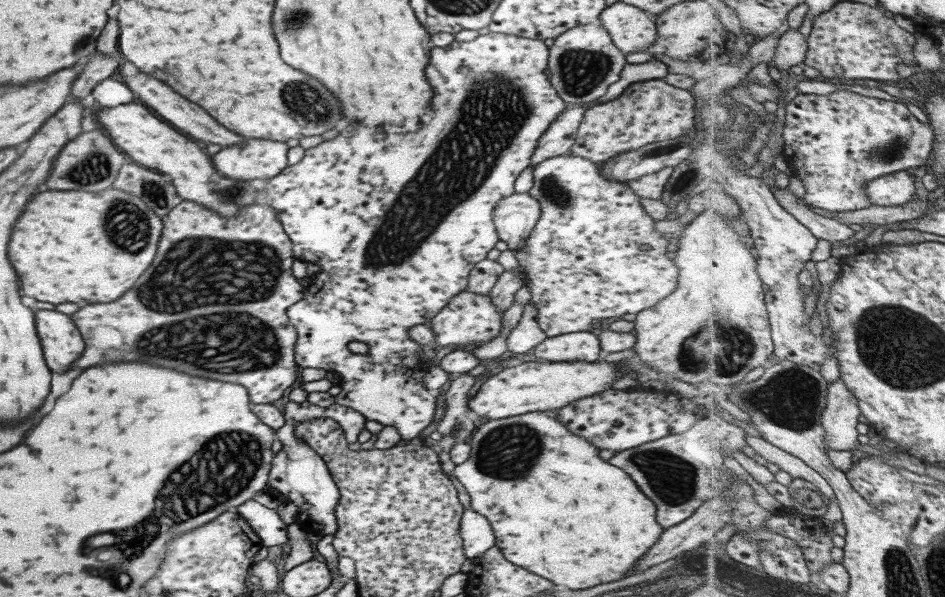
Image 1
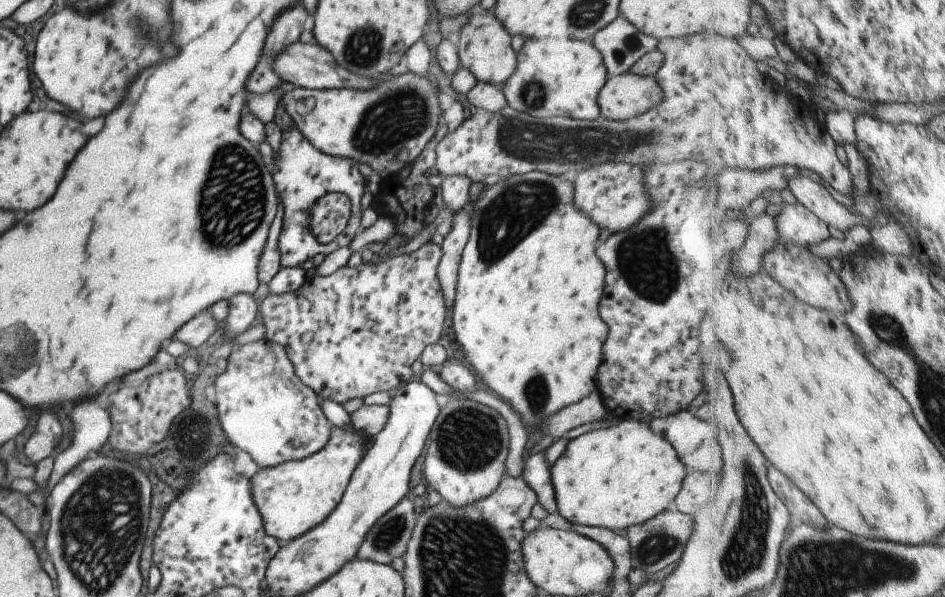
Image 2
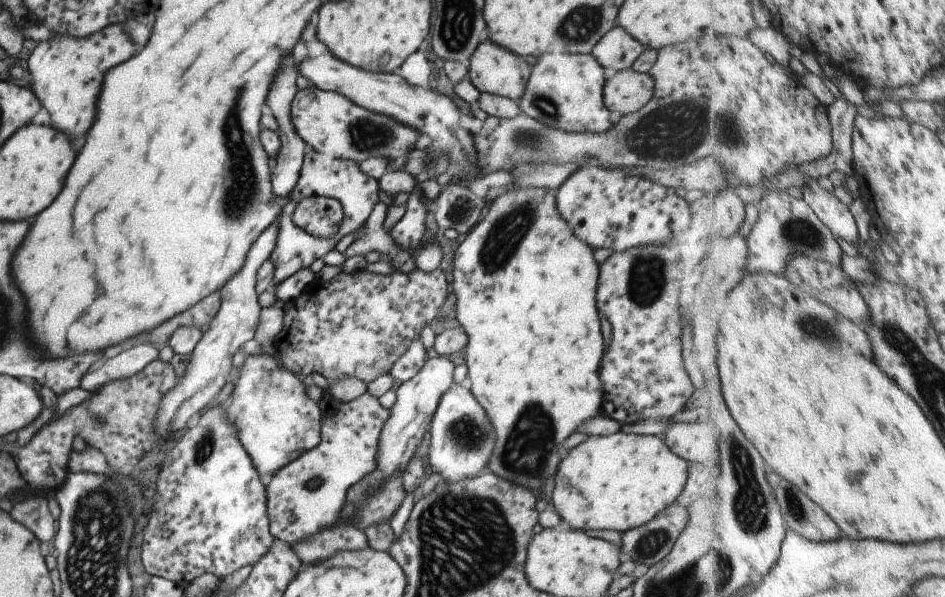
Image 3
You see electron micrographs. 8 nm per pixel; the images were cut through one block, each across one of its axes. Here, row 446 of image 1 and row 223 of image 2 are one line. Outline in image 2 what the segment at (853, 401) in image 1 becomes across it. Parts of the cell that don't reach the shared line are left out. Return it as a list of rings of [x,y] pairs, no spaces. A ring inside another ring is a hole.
[[[797,175],[790,180],[789,188],[799,204],[812,210],[829,226],[849,230],[855,224],[861,224],[861,216],[853,214],[841,202],[837,202],[821,182],[811,180],[809,176]]]

